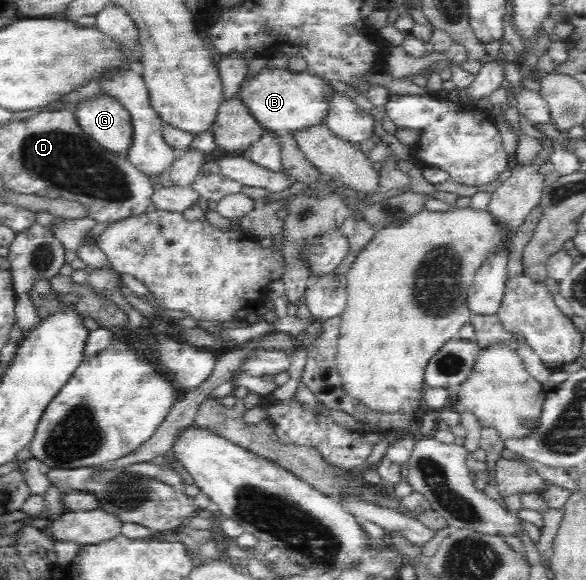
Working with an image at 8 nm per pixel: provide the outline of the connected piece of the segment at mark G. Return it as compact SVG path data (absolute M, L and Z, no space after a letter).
M105 94L76 105L80 129L103 149L128 157L133 144L132 120L119 101Z

